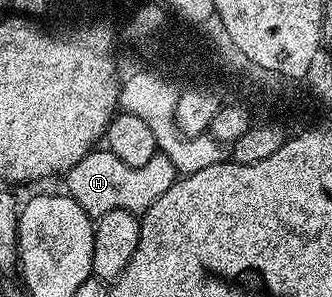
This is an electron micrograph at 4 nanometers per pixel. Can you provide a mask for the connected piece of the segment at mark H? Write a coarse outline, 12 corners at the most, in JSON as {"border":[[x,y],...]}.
{"border":[[96,148],[67,171],[65,190],[92,220],[139,216],[176,180],[162,153],[129,168]]}

